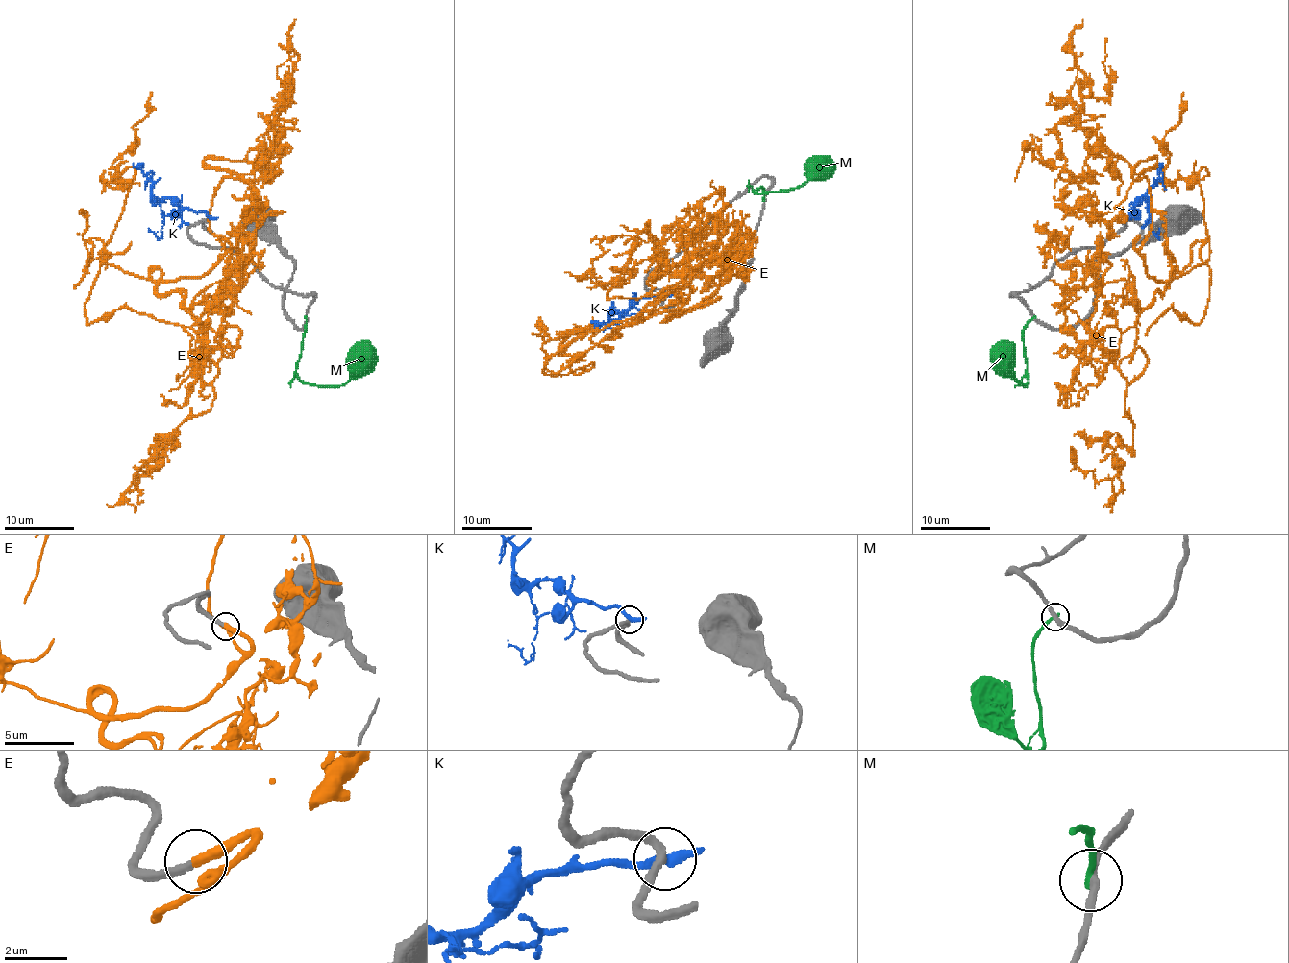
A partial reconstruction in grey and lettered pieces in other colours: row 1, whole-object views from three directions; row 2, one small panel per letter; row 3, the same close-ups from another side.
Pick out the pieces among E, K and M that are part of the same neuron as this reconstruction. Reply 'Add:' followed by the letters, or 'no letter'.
Add: E

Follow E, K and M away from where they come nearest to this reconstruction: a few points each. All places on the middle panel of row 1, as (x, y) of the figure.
E: (676, 305), (615, 329), (676, 285), (607, 300), (624, 281), (594, 283), (592, 259), (622, 237)
K: (667, 294), (641, 298), (629, 308), (618, 311), (622, 315), (616, 324), (607, 324)
M: (764, 199), (762, 188), (754, 192), (786, 192), (803, 186), (811, 178), (822, 178), (827, 173), (827, 166)

